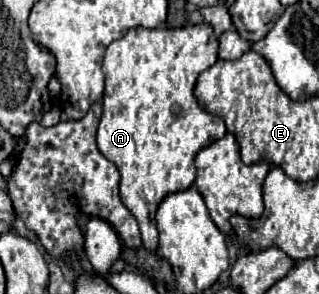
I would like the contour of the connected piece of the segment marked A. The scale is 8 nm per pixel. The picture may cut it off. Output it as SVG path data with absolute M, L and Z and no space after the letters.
M200 22L200 24L188 24L184 28L132 28L128 30L120 40L114 40L108 48L106 48L106 54L104 54L104 62L102 62L102 72L106 76L106 90L104 90L104 112L102 112L102 118L100 118L100 126L98 126L98 134L96 134L96 140L98 140L98 150L104 158L108 158L110 162L116 164L118 172L120 172L120 198L124 202L124 206L134 214L134 218L138 220L140 224L140 232L142 232L142 242L144 242L144 248L148 250L156 250L158 248L158 230L156 230L156 220L154 220L154 214L156 214L156 208L160 204L160 200L166 196L166 194L172 194L172 192L178 192L178 190L186 190L194 184L194 178L196 178L196 166L194 166L194 158L198 154L198 150L202 150L204 146L212 144L214 140L222 138L228 130L226 130L226 124L220 116L214 116L210 112L206 112L196 96L194 96L194 86L196 86L196 78L200 76L200 72L204 72L206 68L210 68L214 62L218 60L218 38L214 34L214 28L206 22Z

